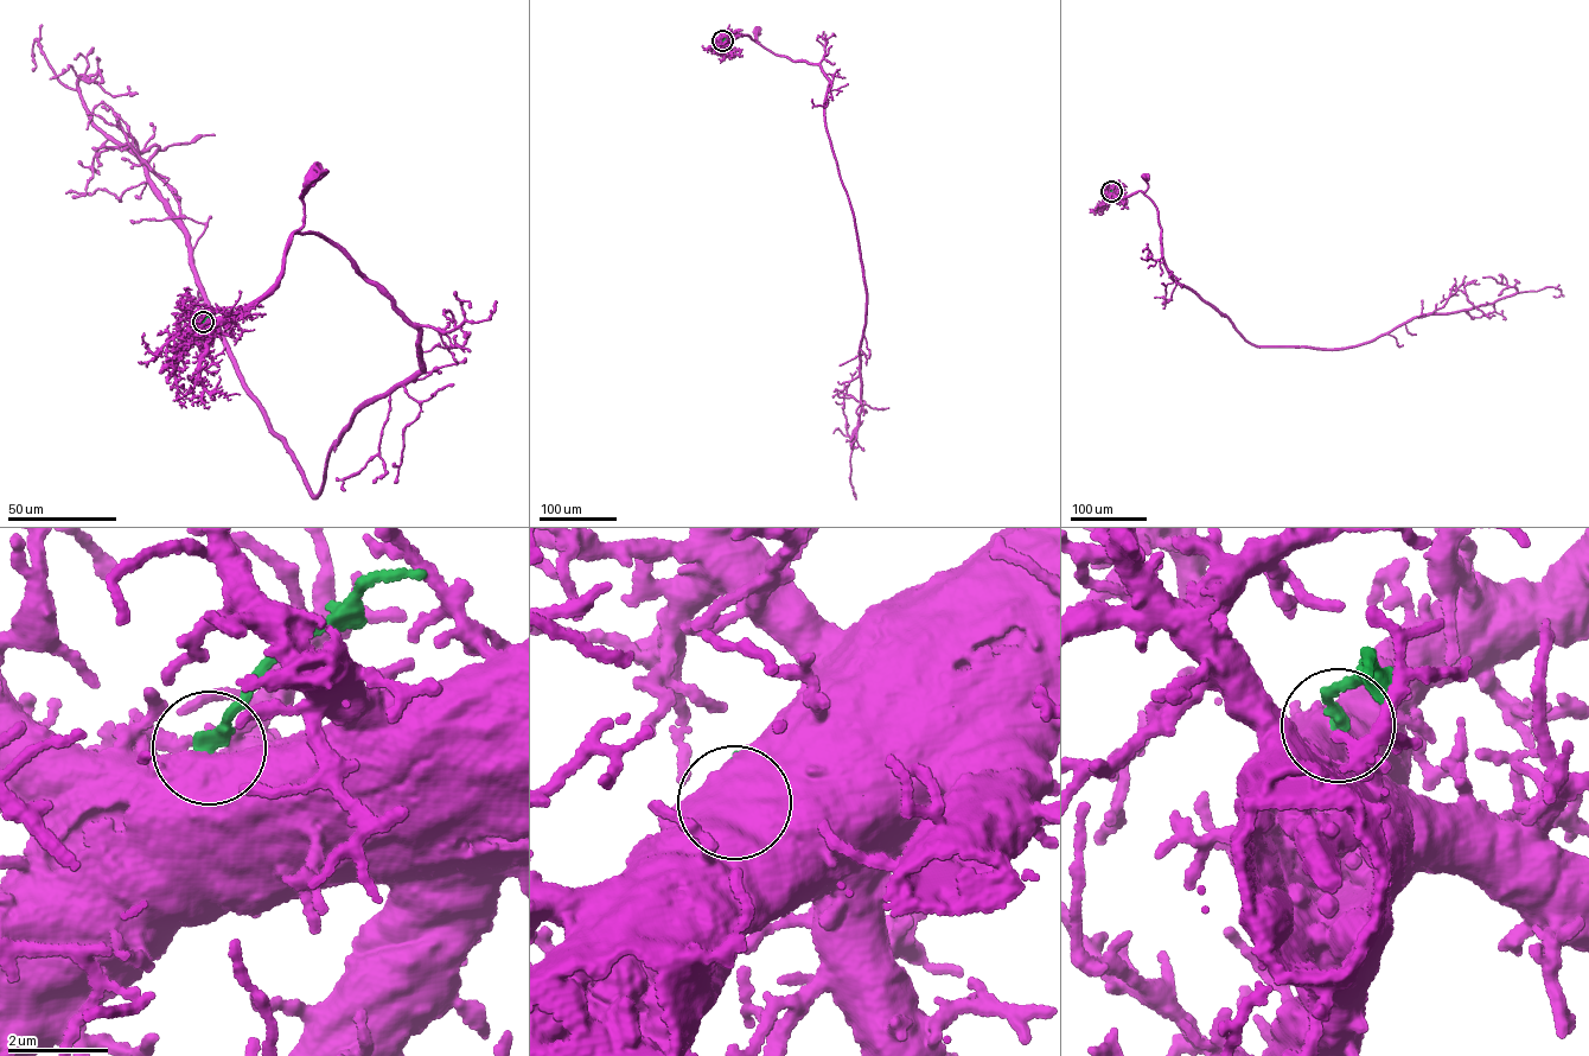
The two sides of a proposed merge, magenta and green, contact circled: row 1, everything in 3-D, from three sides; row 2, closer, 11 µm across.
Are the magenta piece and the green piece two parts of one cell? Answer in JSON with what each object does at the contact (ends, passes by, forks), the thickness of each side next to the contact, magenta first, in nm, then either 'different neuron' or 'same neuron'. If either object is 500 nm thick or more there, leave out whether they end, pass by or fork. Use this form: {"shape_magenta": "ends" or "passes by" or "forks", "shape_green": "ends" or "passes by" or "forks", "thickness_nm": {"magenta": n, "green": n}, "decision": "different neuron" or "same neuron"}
{"thickness_nm": {"magenta": 750, "green": 280}, "decision": "different neuron"}

